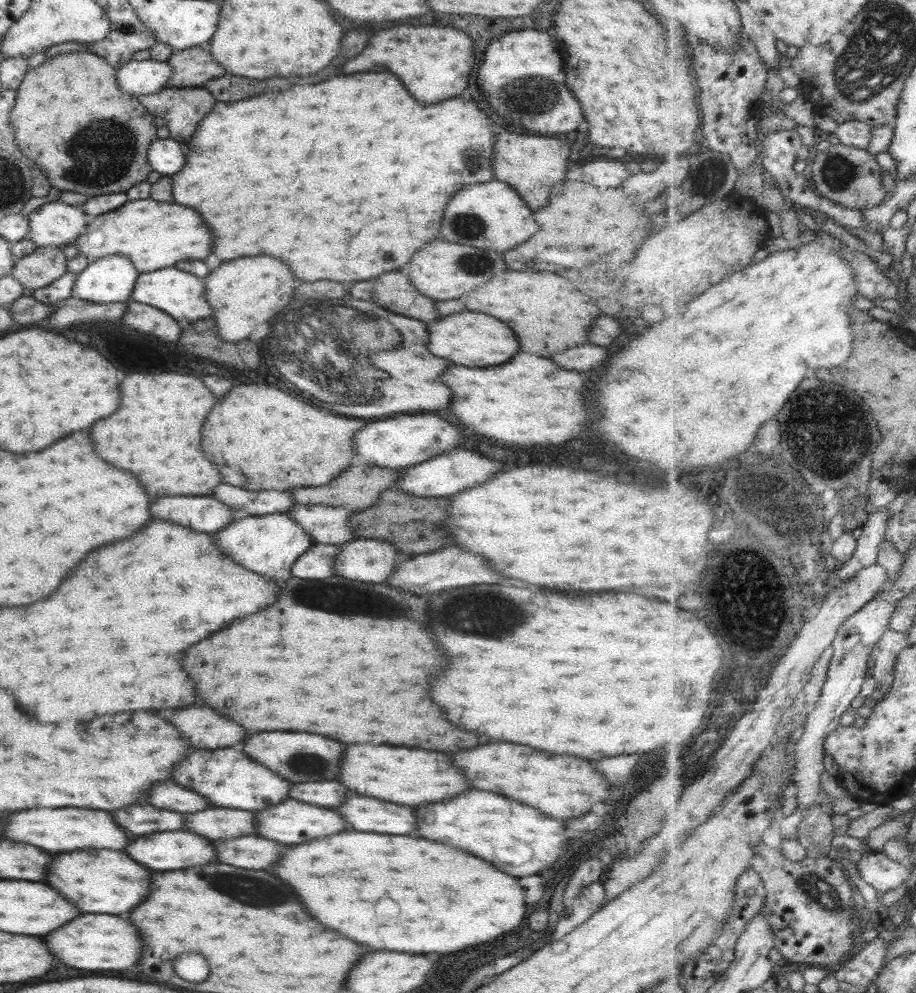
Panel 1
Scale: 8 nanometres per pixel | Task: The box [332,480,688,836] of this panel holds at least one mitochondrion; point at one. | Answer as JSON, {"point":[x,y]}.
{"point":[487,617]}

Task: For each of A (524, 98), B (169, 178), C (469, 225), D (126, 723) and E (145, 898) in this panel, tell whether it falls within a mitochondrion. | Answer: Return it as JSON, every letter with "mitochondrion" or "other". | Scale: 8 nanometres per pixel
{"A":"mitochondrion","B":"other","C":"mitochondrion","D":"mitochondrion","E":"other"}

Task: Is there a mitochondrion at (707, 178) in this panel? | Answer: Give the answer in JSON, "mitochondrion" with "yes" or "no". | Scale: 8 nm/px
{"mitochondrion":"yes"}

